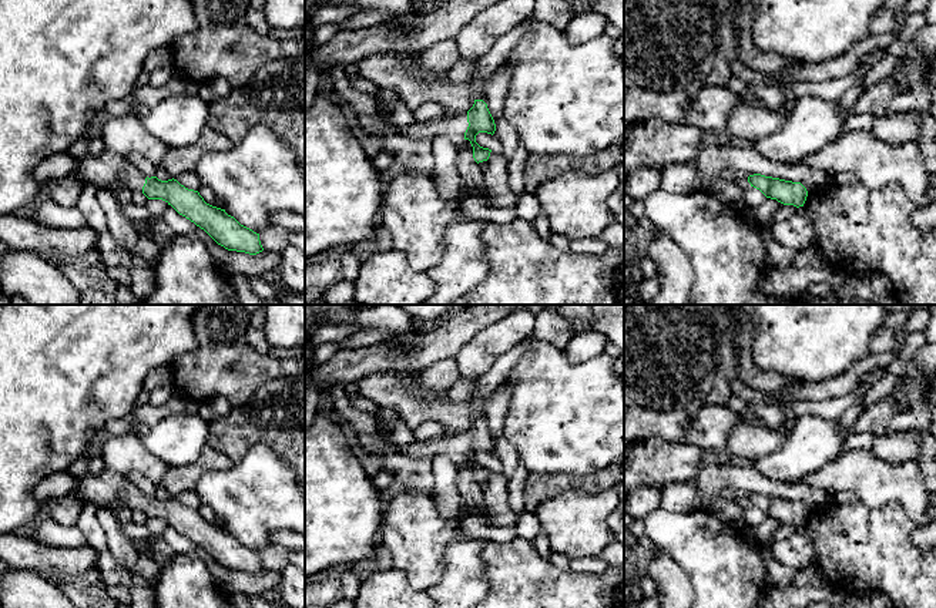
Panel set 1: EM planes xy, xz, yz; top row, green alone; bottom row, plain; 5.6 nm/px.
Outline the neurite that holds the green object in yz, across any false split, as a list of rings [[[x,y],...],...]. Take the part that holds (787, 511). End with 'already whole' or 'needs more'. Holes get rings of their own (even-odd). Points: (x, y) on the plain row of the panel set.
[[[754,493],[748,496],[751,505],[759,508],[766,517],[776,518],[784,524],[804,525],[808,510],[801,501]]] | already whole

